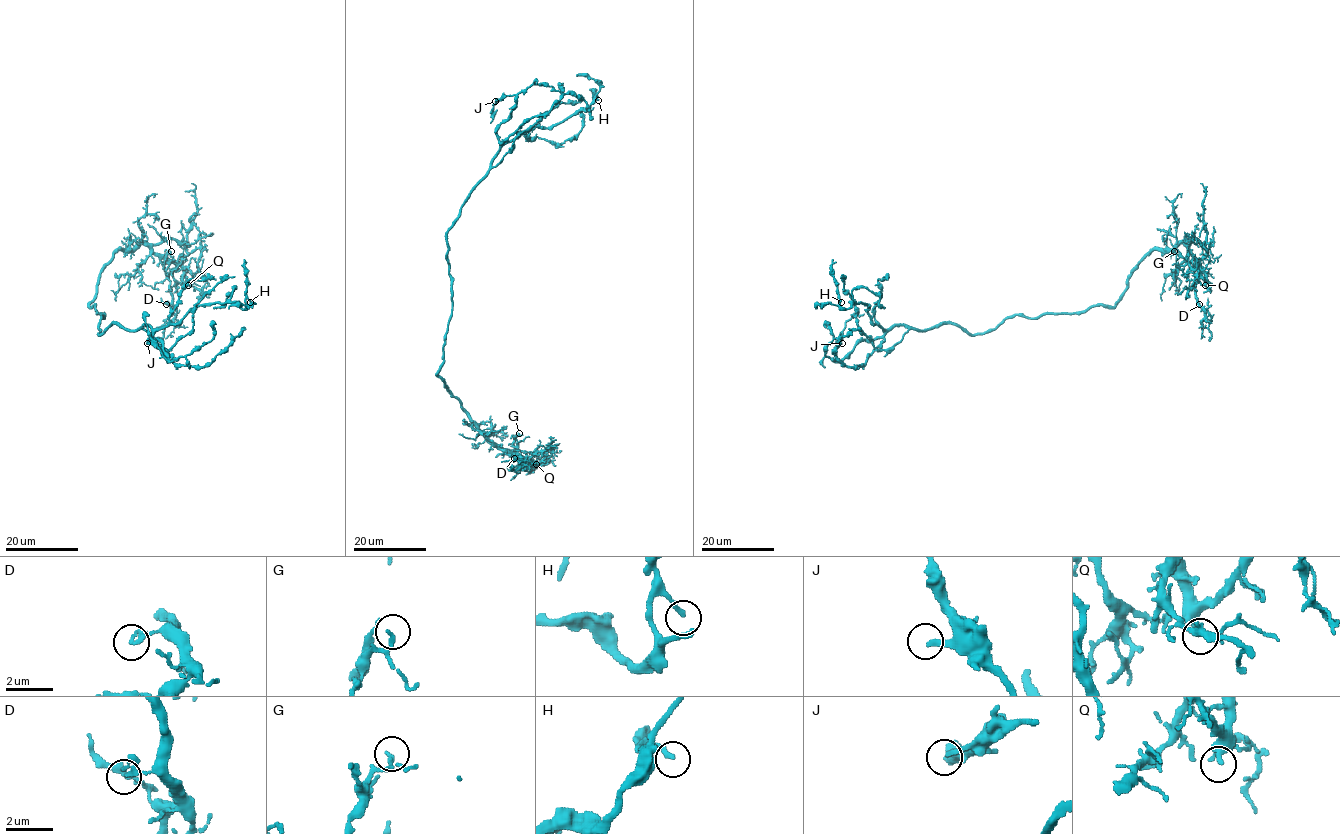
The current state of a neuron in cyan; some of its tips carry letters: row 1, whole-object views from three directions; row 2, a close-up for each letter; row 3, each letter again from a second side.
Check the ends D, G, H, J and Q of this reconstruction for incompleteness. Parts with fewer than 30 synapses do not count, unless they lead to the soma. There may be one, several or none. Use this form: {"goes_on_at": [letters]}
{"goes_on_at": ["Q"]}

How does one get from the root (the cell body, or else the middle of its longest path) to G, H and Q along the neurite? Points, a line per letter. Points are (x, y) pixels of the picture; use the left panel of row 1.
G: (104, 317), (89, 302), (100, 270), (119, 249), (132, 249), (144, 241), (178, 265), (164, 260), (171, 251)
H: (104, 317), (98, 334), (112, 323), (159, 330), (199, 305), (236, 302), (243, 309), (246, 298), (250, 302)
Q: (104, 317), (89, 302), (100, 270), (119, 249), (132, 249), (144, 241), (155, 253), (177, 263), (188, 285)

